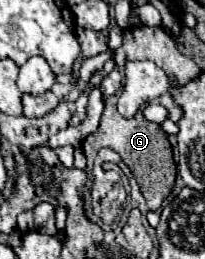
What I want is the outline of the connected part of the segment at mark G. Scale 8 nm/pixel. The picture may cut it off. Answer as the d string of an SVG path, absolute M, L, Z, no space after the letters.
M121 87L113 97L109 97L105 101L105 111L103 111L99 129L95 133L91 133L83 141L83 153L85 153L87 159L85 172L88 172L89 177L83 189L83 197L84 199L89 198L90 188L93 185L92 169L95 157L97 157L97 151L103 149L103 147L111 147L111 149L115 149L121 155L125 165L135 175L135 179L137 179L137 183L141 187L141 193L143 193L143 197L147 201L147 207L151 211L157 211L157 209L161 209L161 203L167 199L167 195L171 193L171 189L175 185L177 167L175 167L175 161L173 161L173 149L171 149L167 133L161 129L161 125L147 121L141 111L133 119L123 119L119 115L115 103L117 103L122 90L123 88Z

